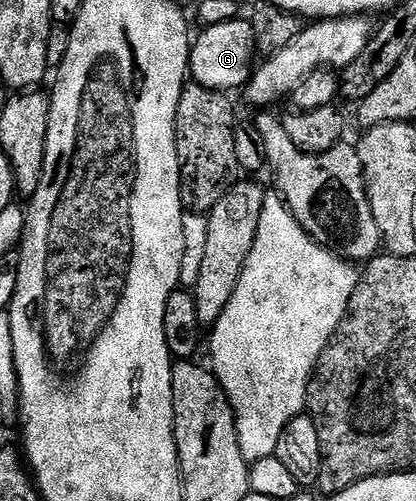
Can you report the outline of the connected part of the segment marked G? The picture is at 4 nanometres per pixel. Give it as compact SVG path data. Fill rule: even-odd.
M239 17L228 23L220 23L207 26L200 32L201 35L195 38L190 55L190 77L191 80L205 89L216 90L218 92L232 93L232 90L241 90L249 81L253 73L257 56L257 45L255 43L255 29L251 20Z

